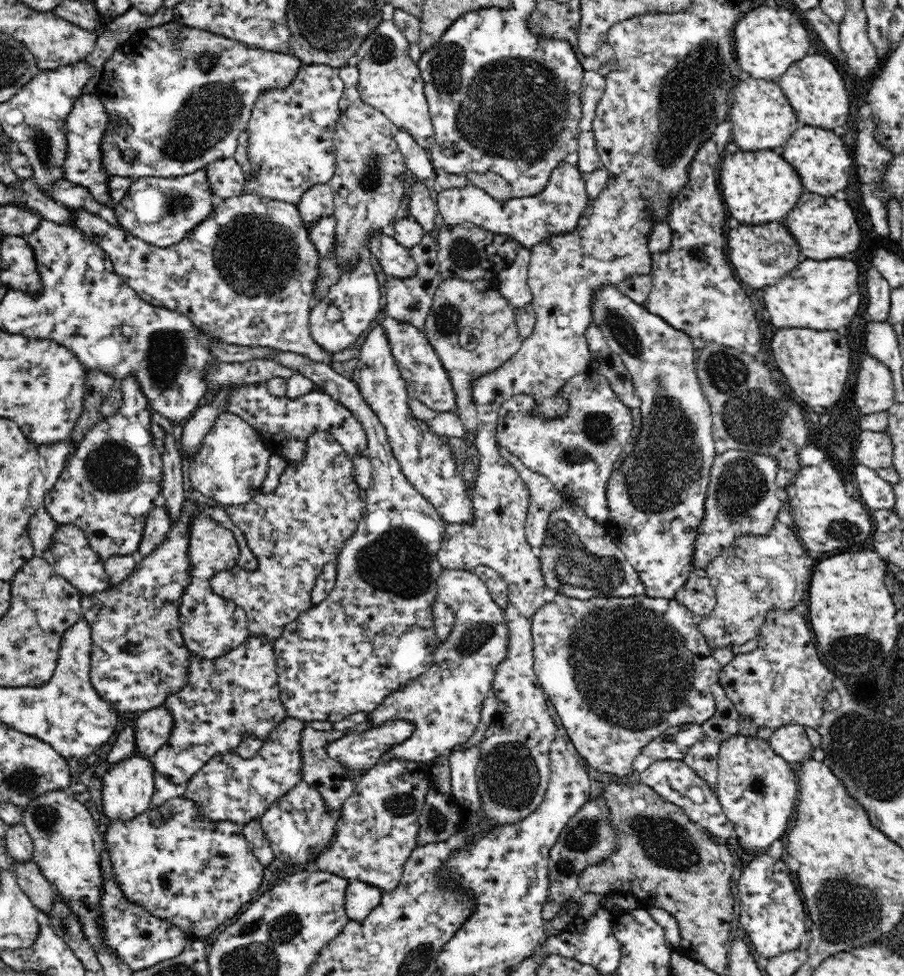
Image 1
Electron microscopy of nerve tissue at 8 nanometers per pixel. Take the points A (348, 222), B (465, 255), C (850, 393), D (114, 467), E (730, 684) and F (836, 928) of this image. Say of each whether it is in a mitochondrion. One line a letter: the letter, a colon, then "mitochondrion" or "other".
A: other
B: mitochondrion
C: other
D: mitochondrion
E: other
F: mitochondrion

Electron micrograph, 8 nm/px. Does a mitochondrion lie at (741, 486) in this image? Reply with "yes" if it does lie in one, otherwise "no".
yes

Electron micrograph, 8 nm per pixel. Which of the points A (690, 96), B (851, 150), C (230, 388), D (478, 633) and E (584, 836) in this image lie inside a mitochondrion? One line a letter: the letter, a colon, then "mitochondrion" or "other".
A: mitochondrion
B: other
C: other
D: mitochondrion
E: mitochondrion

